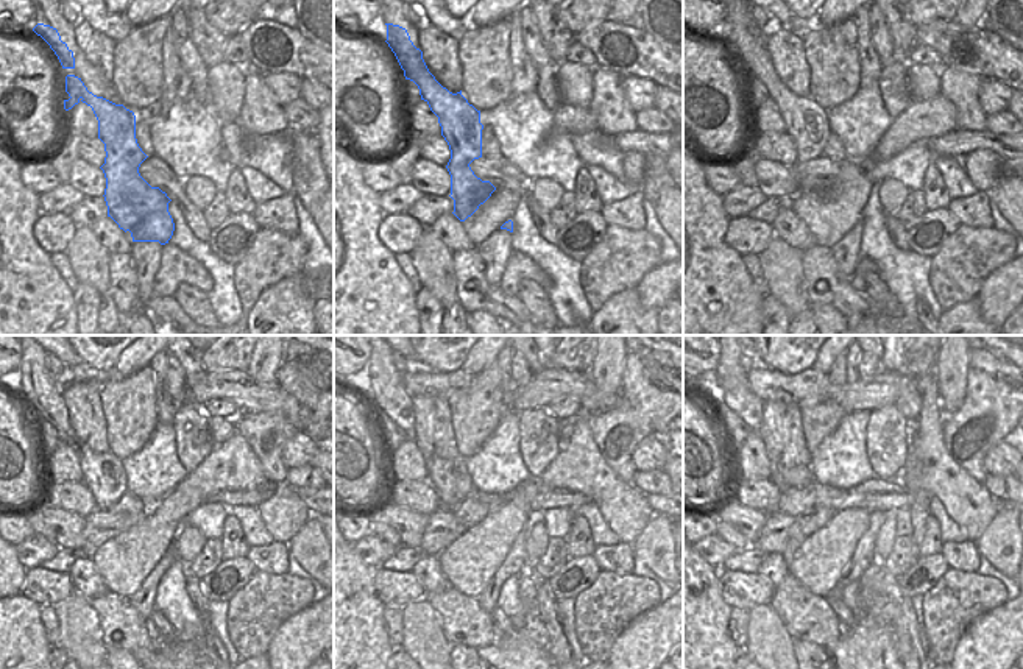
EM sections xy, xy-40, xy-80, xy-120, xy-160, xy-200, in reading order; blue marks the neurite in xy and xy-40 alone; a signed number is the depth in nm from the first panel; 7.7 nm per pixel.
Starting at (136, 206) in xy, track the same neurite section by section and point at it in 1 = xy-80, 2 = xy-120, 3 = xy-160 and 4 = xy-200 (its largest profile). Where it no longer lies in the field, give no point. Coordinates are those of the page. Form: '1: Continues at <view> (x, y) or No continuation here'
1: Continues at xy-80 (807, 123)
2: Continues at xy-120 (103, 474)
3: Continues at xy-160 (387, 395)
4: Continues at xy-200 (738, 396).

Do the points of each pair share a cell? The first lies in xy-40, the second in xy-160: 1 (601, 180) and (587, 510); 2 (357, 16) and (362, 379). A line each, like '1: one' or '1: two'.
1: one
2: two

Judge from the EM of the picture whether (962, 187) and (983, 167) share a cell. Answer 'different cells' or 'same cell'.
different cells

